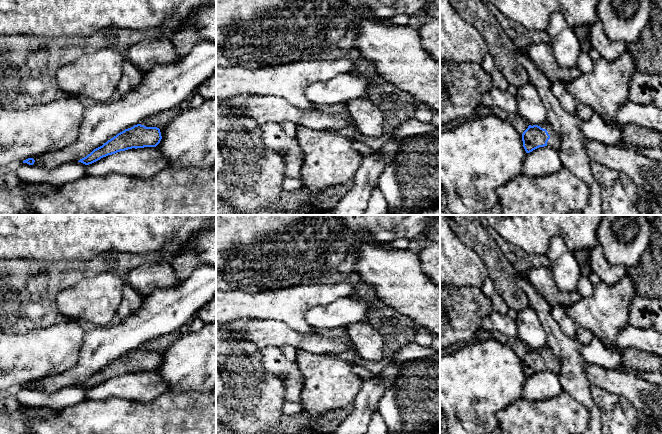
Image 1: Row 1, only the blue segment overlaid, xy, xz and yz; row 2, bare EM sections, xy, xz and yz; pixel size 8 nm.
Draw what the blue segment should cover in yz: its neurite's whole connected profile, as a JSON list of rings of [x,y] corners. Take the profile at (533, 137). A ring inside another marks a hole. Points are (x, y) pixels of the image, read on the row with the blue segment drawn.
[[[548,123],[542,126],[529,125],[522,134],[522,141],[526,153],[544,146],[558,150],[561,145],[559,134]]]

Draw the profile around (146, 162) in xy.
[[[157,147],[132,148],[89,164],[86,174],[102,176],[118,173],[133,177],[153,177],[169,166],[168,158]]]

